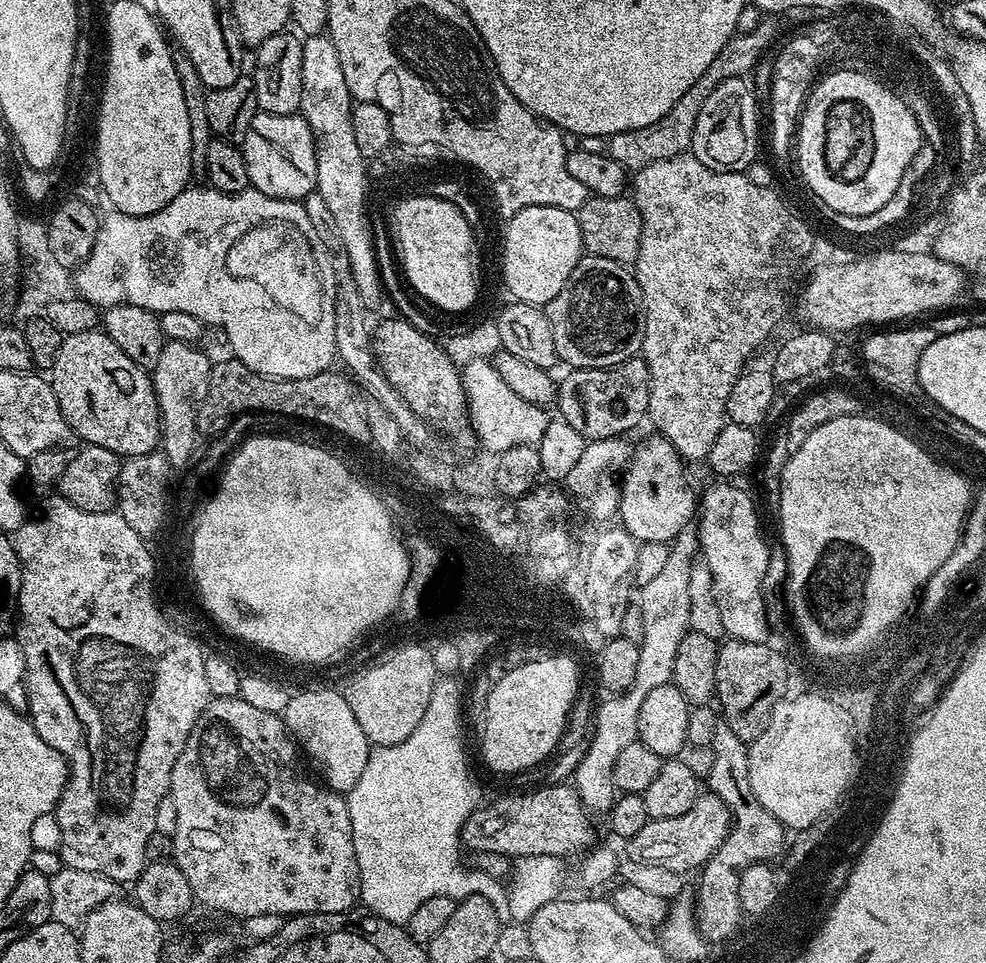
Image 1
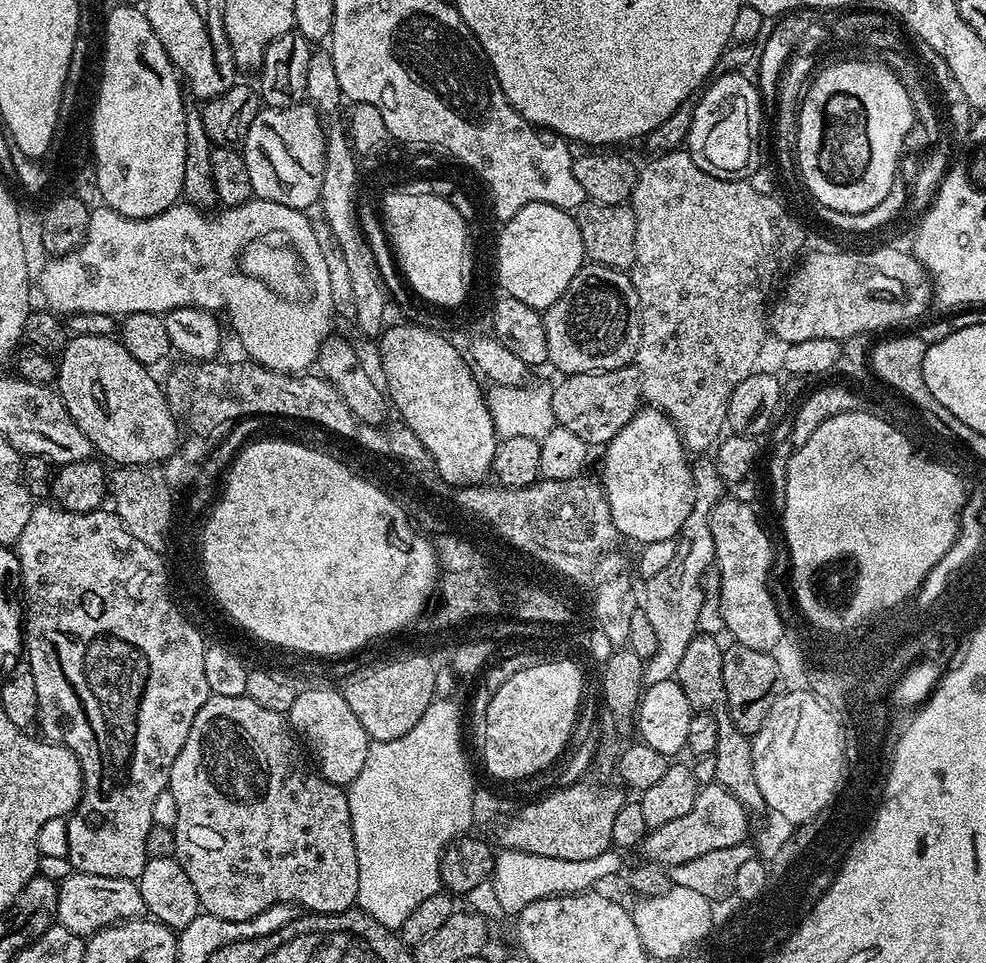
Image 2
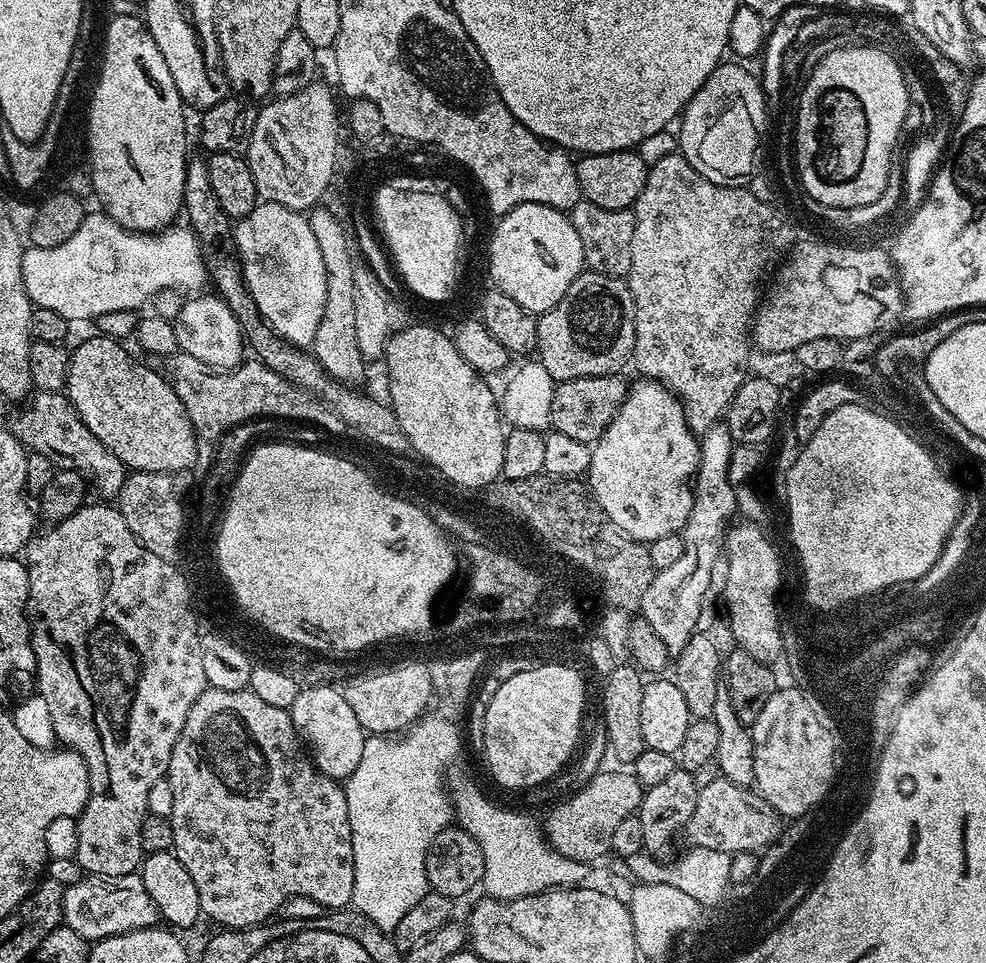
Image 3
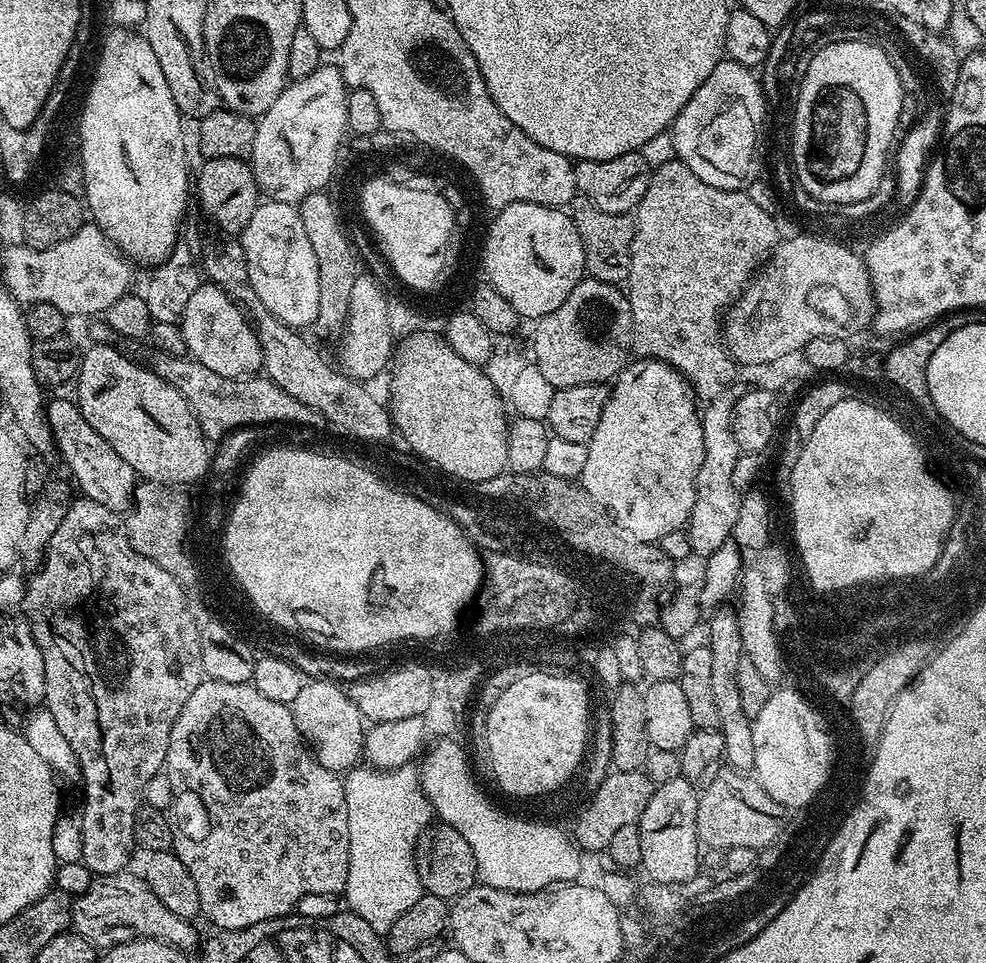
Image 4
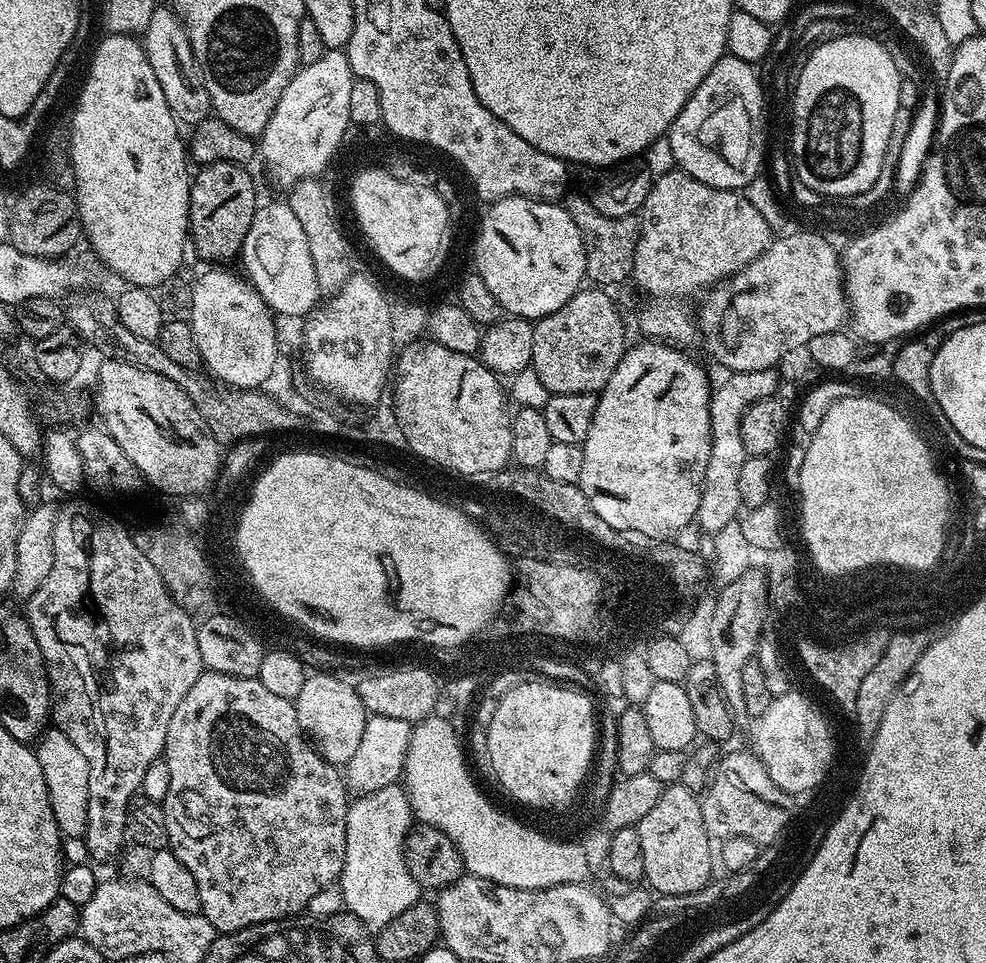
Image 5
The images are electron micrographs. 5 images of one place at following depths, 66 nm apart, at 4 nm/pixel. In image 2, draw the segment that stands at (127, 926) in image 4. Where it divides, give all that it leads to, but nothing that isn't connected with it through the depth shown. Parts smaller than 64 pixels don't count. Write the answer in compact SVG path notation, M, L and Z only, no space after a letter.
M72 871L59 881L56 919L66 930L82 937L93 936L100 928L111 928L122 920L134 920L145 915L139 883L122 878L102 878L94 874Z

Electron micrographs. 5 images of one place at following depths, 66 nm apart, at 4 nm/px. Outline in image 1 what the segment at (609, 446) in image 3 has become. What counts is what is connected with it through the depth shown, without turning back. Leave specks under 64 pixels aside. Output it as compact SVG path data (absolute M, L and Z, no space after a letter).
M652 434L649 440L635 445L632 459L628 461L628 467L622 473L618 520L640 544L650 542L668 544L675 540L677 534L684 528L693 523L698 512L698 492L688 485L688 476L684 473L684 468L686 468L685 461L680 459L674 446L670 446L670 442L659 434Z

